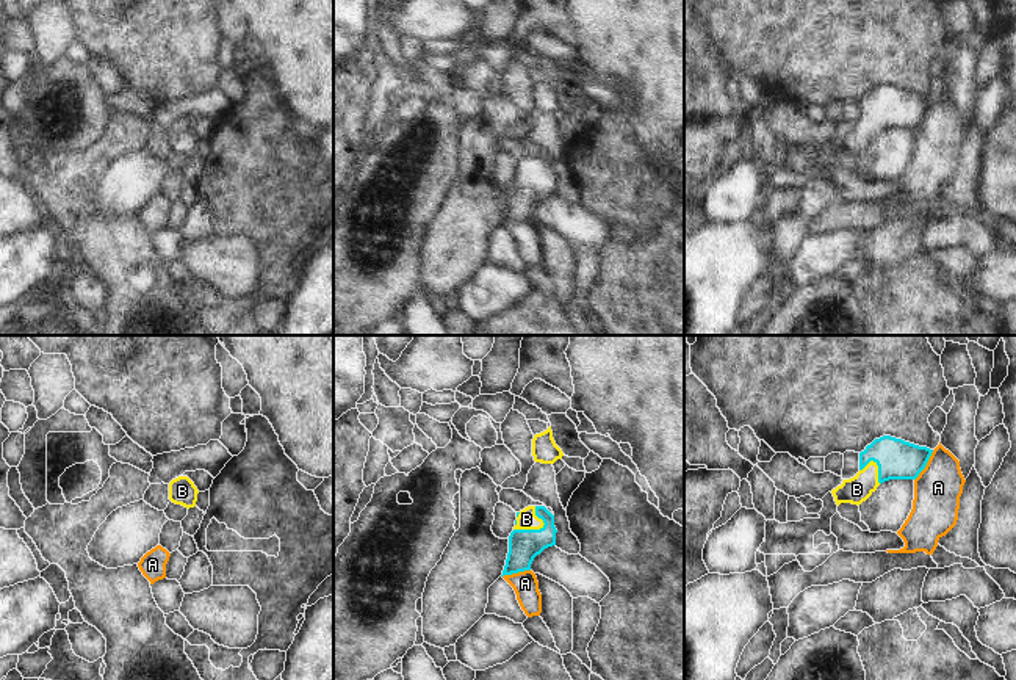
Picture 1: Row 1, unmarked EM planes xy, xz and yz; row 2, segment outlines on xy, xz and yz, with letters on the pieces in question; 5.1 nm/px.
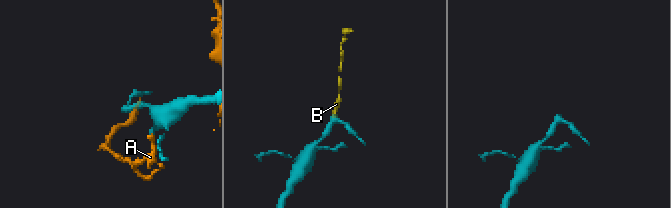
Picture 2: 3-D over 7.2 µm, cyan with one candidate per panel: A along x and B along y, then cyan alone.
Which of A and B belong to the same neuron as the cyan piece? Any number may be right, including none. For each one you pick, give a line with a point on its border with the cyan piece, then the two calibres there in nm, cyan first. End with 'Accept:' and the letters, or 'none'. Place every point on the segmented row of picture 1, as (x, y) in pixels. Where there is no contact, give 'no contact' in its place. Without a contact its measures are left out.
B: xz (537, 530) | 160/100 nm
Accept: B

